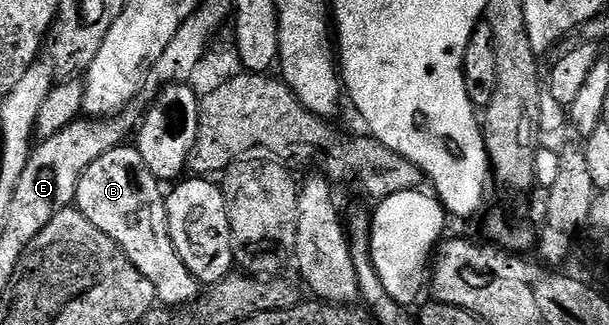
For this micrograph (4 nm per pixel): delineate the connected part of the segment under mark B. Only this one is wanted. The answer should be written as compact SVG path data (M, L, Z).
M138 146L114 147L109 153L97 157L79 179L74 206L101 233L113 237L119 248L129 257L131 264L153 281L156 300L164 308L176 309L194 304L201 294L201 284L189 273L171 240L167 220L167 200L160 180L145 165Z

